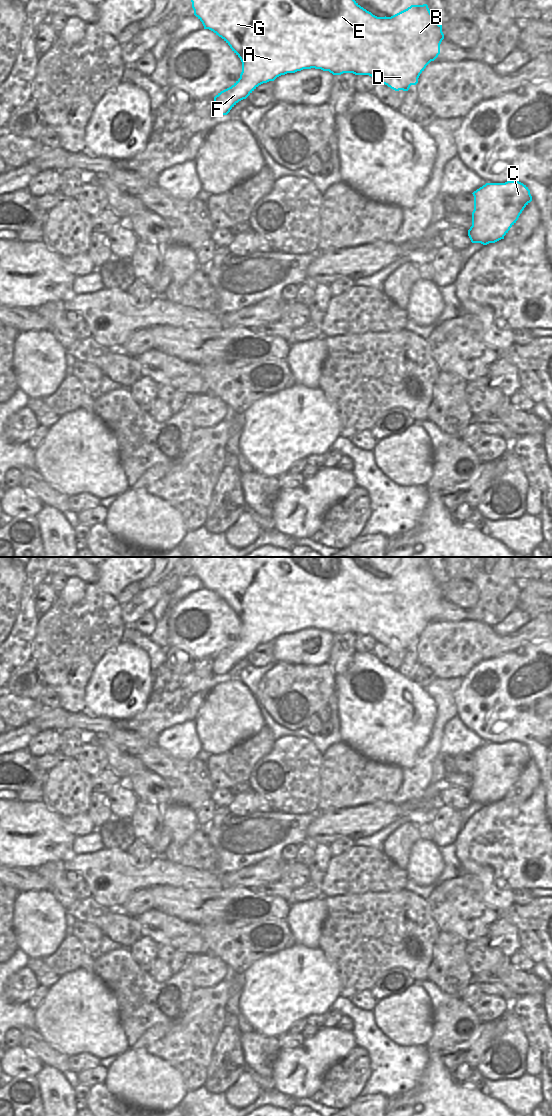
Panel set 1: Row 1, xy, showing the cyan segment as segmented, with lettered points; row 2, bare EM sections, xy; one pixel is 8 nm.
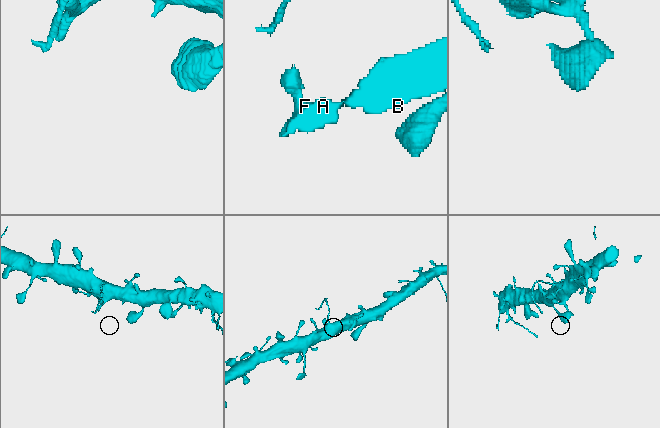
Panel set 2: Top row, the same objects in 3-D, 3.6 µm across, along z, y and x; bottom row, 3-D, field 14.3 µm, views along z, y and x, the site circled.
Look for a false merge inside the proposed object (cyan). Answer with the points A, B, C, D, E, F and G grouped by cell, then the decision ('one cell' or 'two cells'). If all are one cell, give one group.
groups A B C D E F G; one cell

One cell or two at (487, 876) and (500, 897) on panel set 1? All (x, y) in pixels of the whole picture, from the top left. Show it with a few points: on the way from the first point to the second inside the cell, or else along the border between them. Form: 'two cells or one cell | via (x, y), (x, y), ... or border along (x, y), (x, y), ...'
one cell | via (489, 881), (499, 892)

